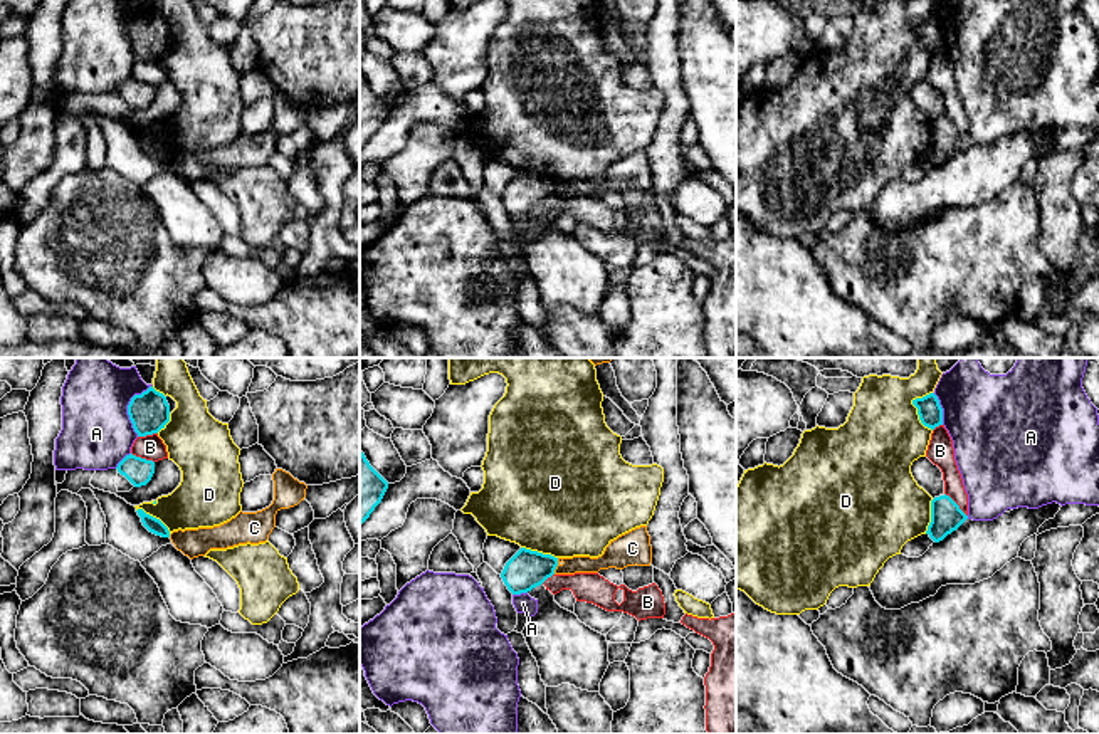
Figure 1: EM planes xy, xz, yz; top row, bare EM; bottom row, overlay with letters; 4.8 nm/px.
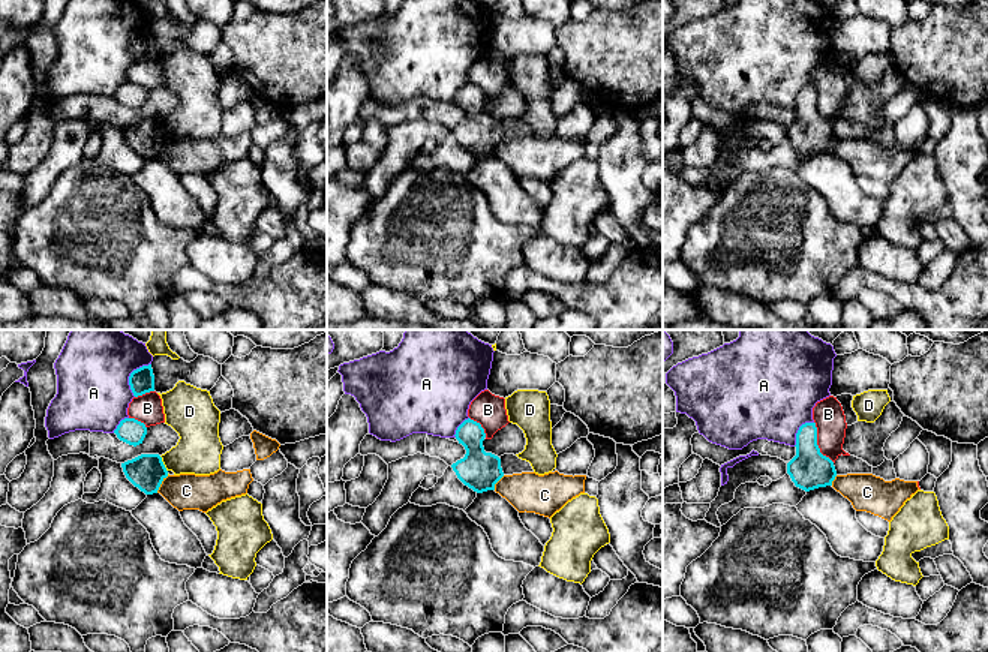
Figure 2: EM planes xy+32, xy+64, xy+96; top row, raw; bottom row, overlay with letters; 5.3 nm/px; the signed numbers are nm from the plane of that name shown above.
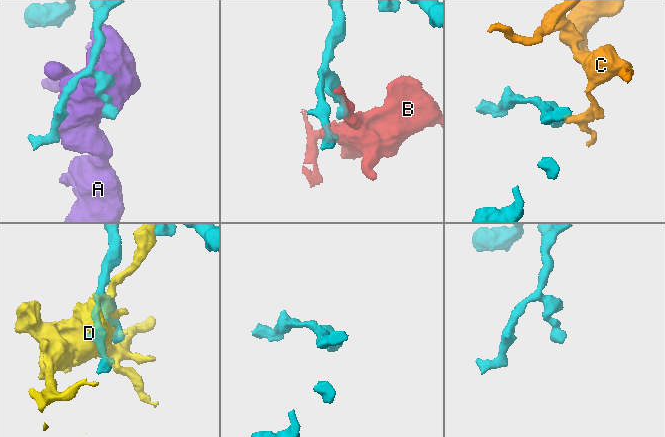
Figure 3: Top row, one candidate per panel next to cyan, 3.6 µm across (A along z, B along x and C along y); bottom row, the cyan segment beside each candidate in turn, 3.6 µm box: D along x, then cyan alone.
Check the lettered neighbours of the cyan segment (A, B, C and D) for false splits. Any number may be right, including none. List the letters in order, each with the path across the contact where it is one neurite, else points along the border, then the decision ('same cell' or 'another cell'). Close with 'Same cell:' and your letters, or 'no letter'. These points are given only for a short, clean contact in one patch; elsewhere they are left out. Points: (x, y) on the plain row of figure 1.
A: another cell
B: another cell
C: along xz (558, 182), (553, 197) | another cell
D: another cell
Same cell: no letter

